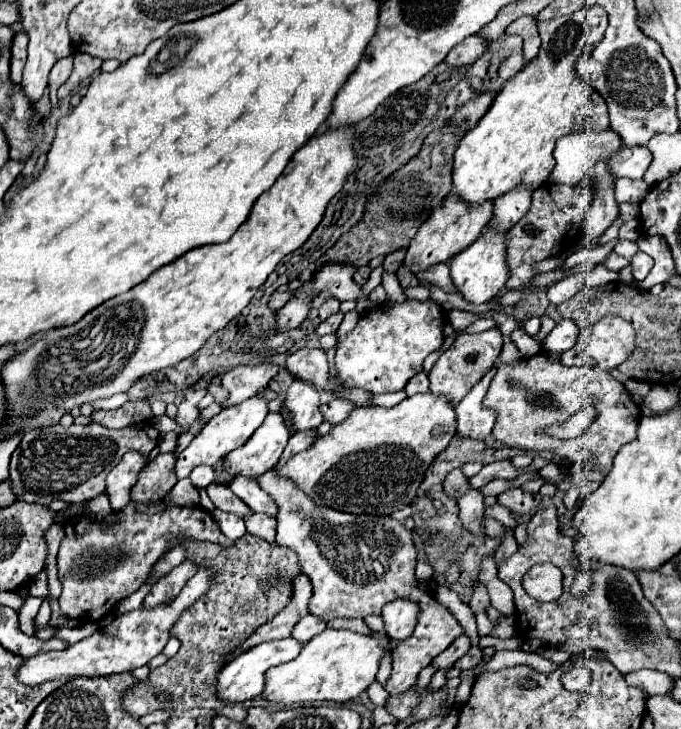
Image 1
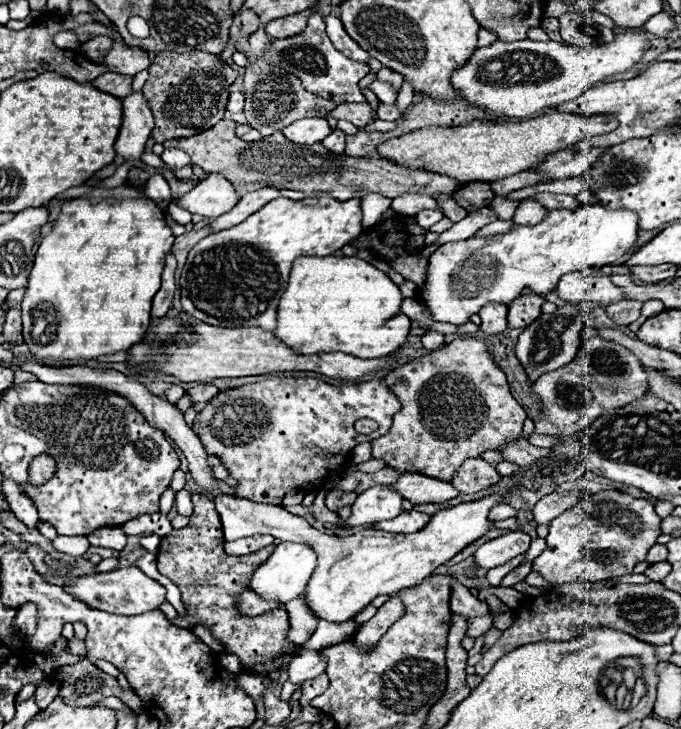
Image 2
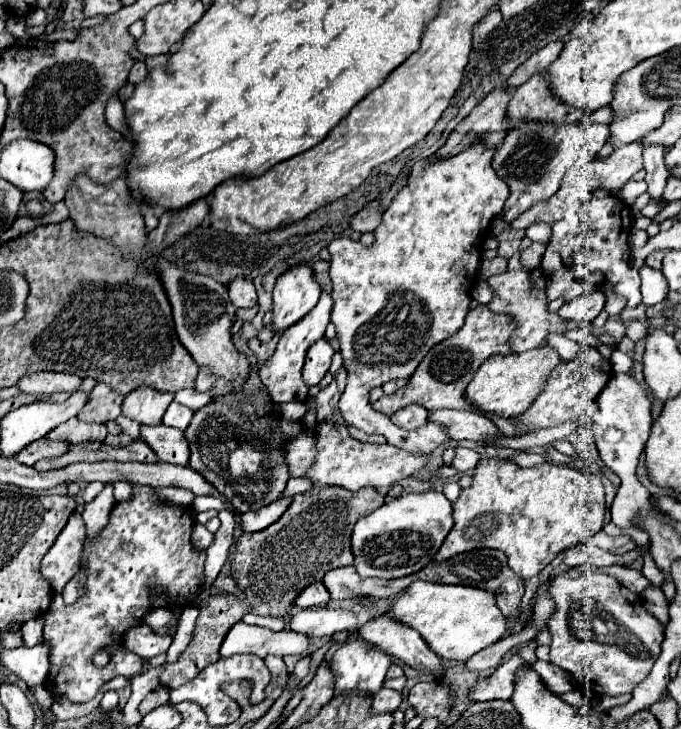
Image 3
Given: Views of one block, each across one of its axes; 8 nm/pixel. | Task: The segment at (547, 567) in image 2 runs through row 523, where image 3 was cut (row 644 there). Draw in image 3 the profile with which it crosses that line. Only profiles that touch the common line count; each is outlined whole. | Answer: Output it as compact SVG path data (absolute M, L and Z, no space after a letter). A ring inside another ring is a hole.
M594 566L566 568L550 582L550 598L554 600L554 614L548 620L552 632L550 660L562 670L572 674L576 684L592 684L595 696L620 696L632 694L632 690L650 674L656 658L660 656L660 644L664 640L664 626L644 608L642 598L630 592L614 576L598 572Z

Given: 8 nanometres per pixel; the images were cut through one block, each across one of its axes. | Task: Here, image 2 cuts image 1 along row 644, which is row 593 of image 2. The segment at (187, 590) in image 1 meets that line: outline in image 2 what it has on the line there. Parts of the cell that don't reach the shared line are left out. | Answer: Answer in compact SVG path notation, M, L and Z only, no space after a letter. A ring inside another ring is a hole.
M136 566L120 568L114 572L96 572L88 576L78 576L74 580L66 580L62 586L68 588L70 594L74 594L78 600L88 604L90 608L104 610L110 614L126 614L126 616L142 614L142 612L150 612L158 608L166 600L164 586L160 586L156 580L142 574Z

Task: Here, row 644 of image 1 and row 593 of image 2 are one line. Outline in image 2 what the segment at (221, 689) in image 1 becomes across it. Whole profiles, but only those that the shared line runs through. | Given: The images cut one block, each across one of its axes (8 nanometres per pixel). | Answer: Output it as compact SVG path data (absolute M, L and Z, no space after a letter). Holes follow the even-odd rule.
M282 542L272 552L270 560L266 560L266 564L262 564L258 570L254 570L254 576L250 578L248 588L258 592L258 596L264 596L264 600L278 600L278 604L284 606L304 592L314 566L316 566L316 554L314 554L314 550L310 550L310 546Z

